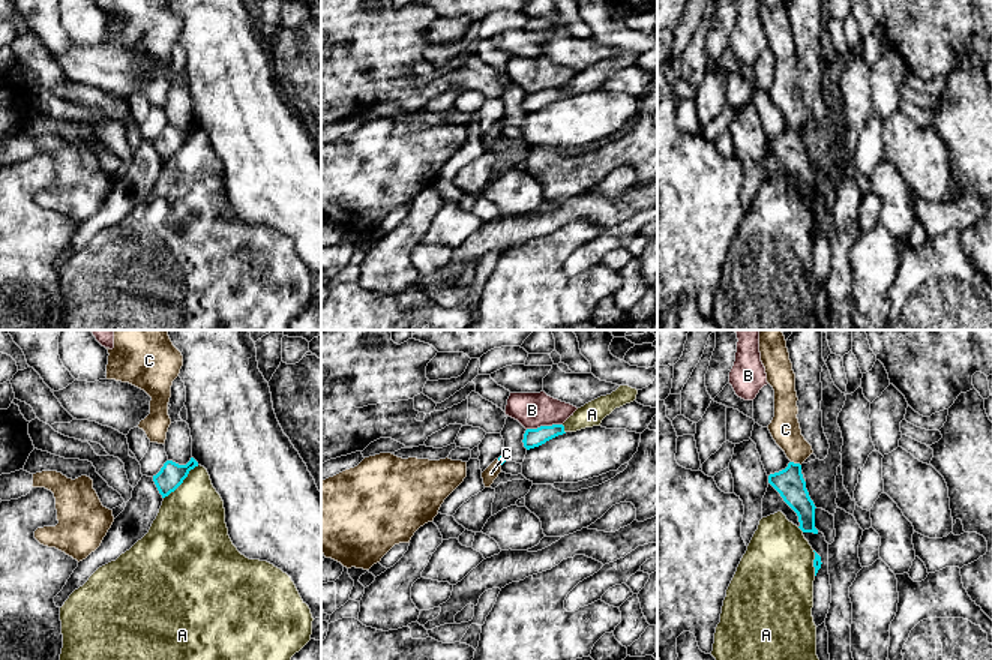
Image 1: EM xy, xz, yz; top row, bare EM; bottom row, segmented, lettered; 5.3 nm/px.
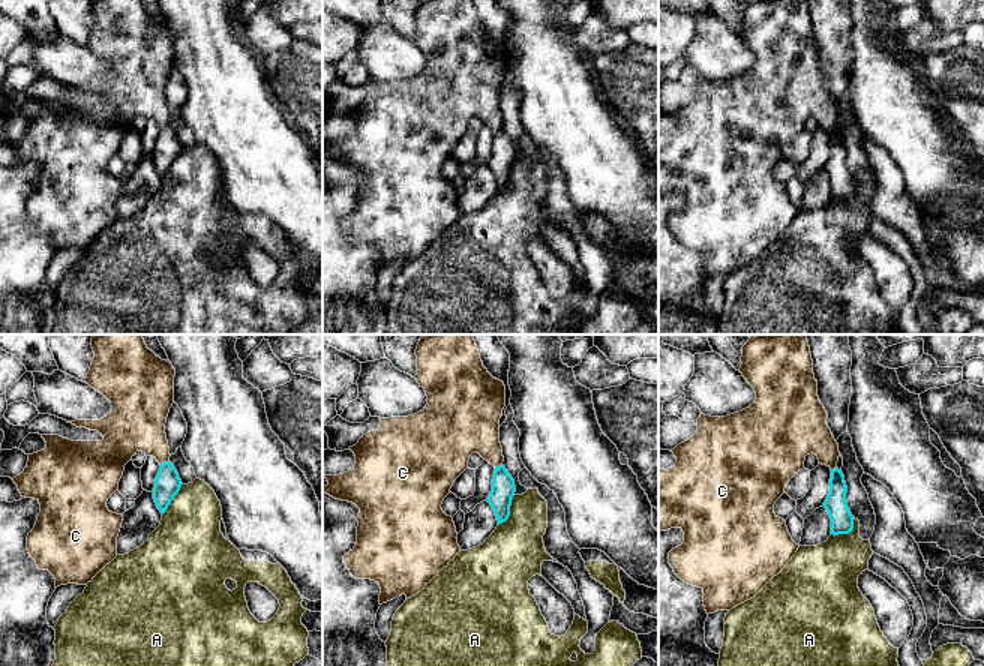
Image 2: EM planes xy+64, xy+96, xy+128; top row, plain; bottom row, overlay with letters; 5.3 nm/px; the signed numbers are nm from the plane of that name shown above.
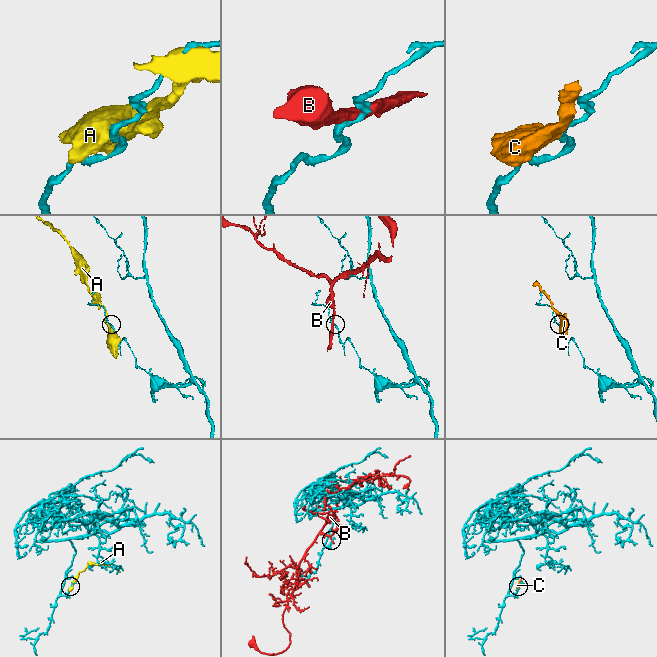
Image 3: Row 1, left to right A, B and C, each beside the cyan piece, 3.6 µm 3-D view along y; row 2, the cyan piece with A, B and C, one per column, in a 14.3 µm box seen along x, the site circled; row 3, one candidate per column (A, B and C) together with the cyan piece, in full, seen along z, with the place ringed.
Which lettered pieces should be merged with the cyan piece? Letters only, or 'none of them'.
none of them

